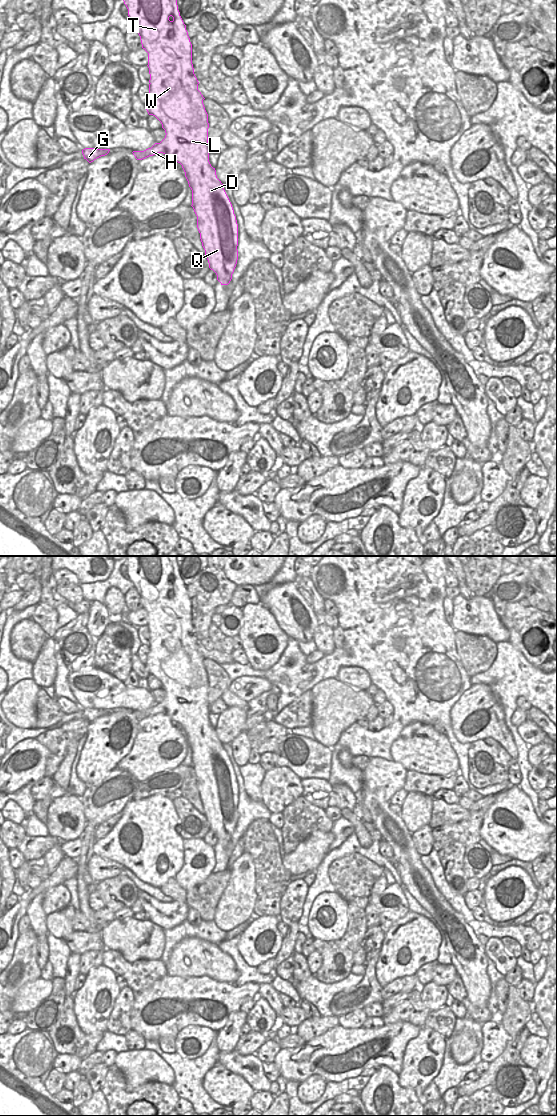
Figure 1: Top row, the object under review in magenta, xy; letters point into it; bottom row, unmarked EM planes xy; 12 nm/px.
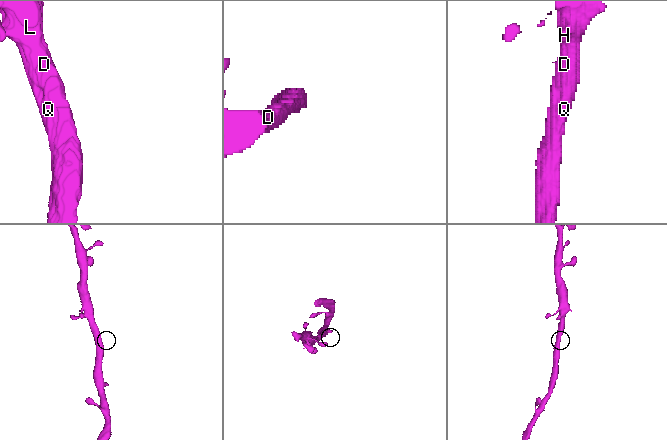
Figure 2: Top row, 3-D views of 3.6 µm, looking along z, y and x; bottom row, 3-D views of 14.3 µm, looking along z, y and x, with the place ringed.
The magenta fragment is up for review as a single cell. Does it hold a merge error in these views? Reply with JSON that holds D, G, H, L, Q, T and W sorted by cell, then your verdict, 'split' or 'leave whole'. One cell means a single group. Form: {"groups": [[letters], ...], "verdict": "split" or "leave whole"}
{"groups": [["D", "G", "H", "L", "Q", "T", "W"]], "verdict": "leave whole"}

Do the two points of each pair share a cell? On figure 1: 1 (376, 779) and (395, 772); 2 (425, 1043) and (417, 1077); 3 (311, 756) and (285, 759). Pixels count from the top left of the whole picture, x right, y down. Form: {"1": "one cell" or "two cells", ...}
{"1": "one cell", "2": "one cell", "3": "one cell"}

